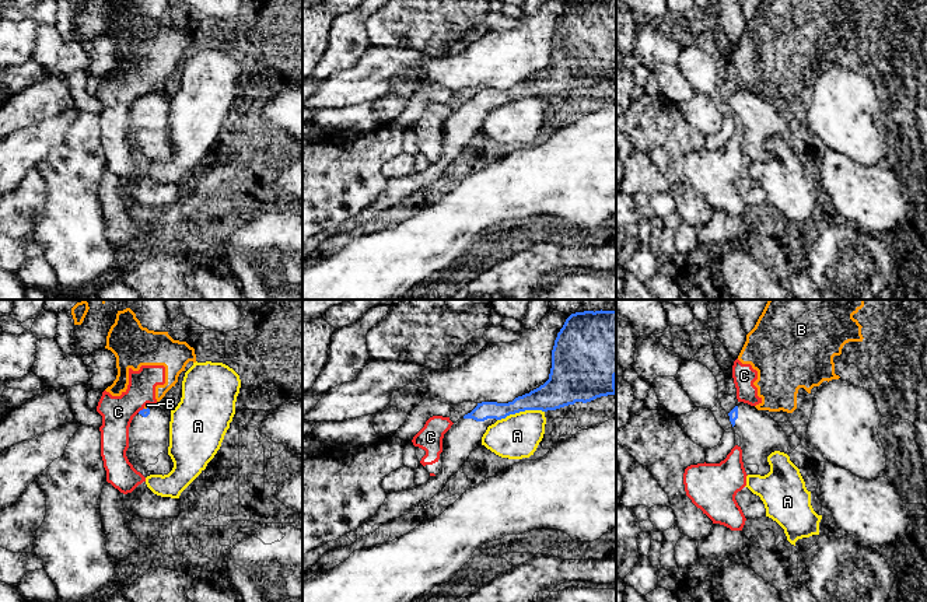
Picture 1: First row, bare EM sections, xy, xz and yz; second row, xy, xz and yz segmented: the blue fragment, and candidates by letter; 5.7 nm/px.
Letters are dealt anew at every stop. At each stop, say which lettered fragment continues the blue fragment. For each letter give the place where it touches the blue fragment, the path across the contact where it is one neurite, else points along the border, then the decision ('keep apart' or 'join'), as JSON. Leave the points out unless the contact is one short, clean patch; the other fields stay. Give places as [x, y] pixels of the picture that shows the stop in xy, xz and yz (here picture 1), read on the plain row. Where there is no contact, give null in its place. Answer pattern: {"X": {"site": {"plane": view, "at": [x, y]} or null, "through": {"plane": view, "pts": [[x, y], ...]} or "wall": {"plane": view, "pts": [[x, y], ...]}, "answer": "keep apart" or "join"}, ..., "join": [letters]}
{"A": {"site": {"plane": "xz", "at": [520, 97]}, "wall": {"plane": "xz", "pts": [[544, 97], [520, 97], [497, 107]]}, "answer": "keep apart"}, "B": {"site": {"plane": "xy", "at": [147, 94]}, "wall": {"plane": "xy", "pts": [[147, 93], [144, 95]]}, "answer": "keep apart"}, "C": {"site": {"plane": "xy", "at": [140, 97]}, "answer": "keep apart"}, "join": []}

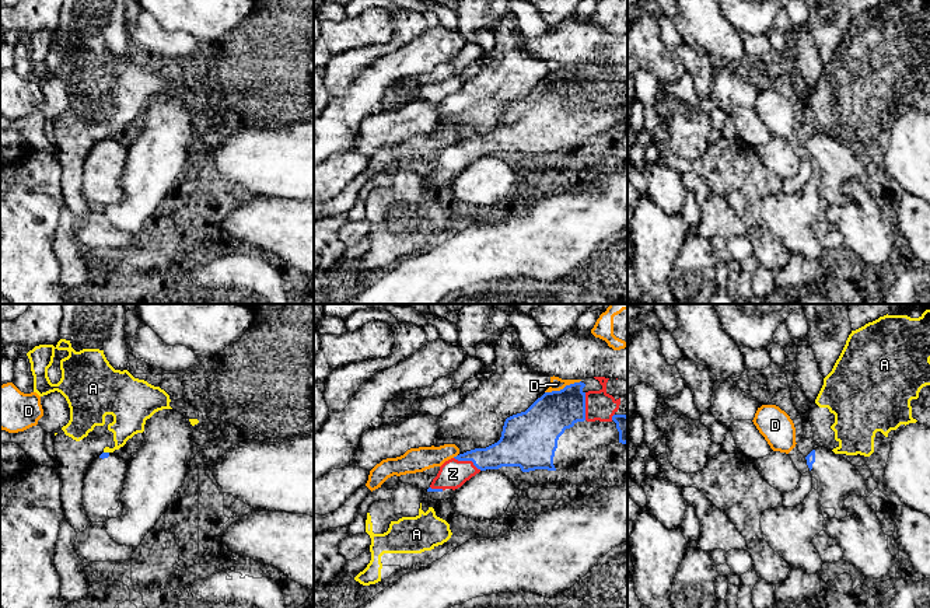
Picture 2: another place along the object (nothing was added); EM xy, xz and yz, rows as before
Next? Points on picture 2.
{"A": {"site": {"plane": "xy", "at": [107, 139]}, "wall": {"plane": "xy", "pts": [[104, 137], [108, 139]]}, "answer": "keep apart"}, "D": {"site": {"plane": "xz", "at": [563, 74]}, "answer": "keep apart"}, "Z": {"site": {"plane": "xz", "at": [468, 146]}, "answer": "join"}, "join": ["Z"]}

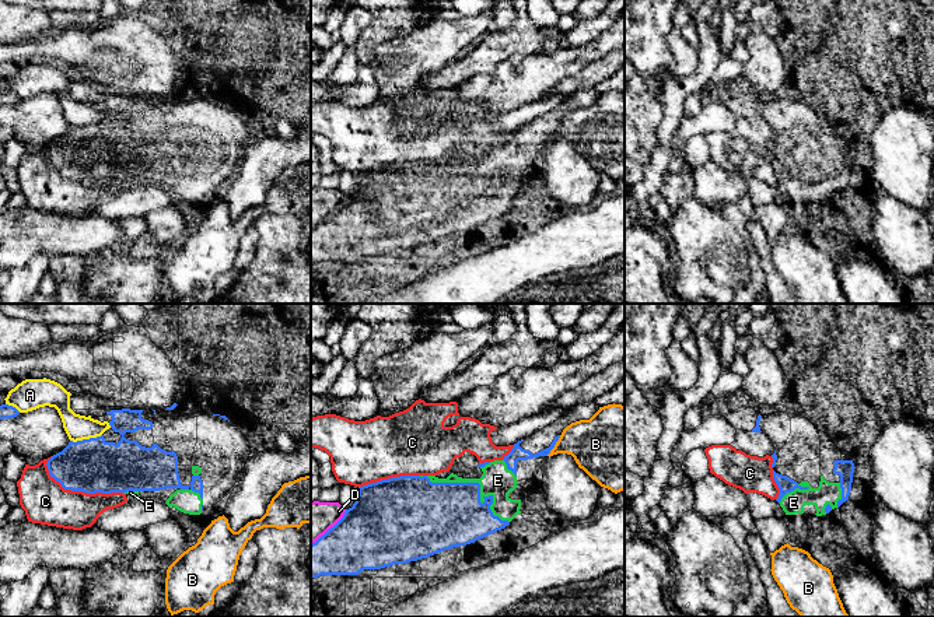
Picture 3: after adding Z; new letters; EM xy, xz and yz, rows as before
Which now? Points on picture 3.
{"A": {"site": {"plane": "xy", "at": [86, 126]}, "answer": "keep apart"}, "B": {"site": {"plane": "xz", "at": [555, 130]}, "answer": "keep apart"}, "C": {"site": {"plane": "xy", "at": [81, 176]}, "answer": "keep apart"}, "D": {"site": {"plane": "xz", "at": [331, 214]}, "wall": {"plane": "xz", "pts": [[346, 196], [311, 231]]}, "answer": "keep apart"}, "E": {"site": {"plane": "xz", "at": [479, 172]}, "answer": "join"}, "join": ["E"]}

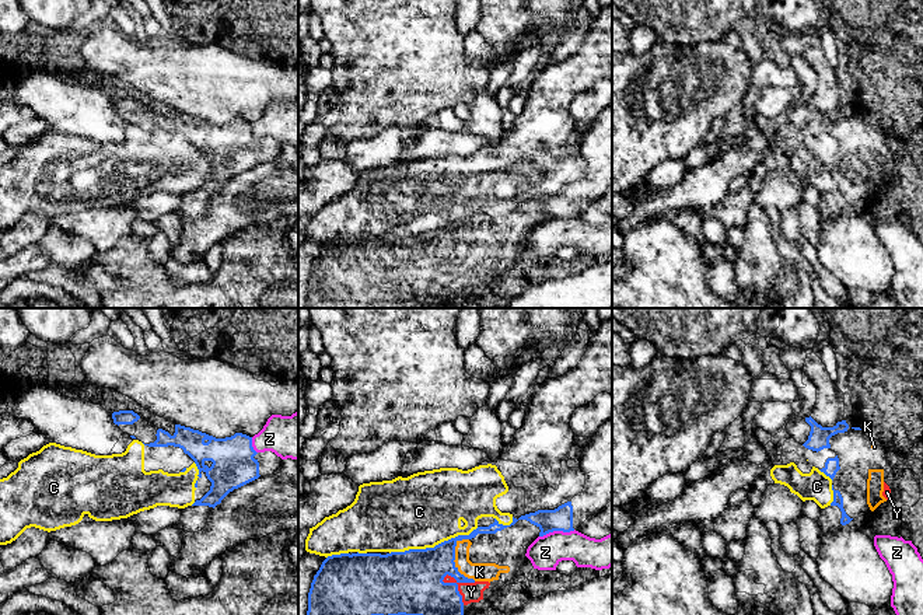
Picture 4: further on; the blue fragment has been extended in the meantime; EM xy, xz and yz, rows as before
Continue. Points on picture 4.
{"C": {"site": {"plane": "xz", "at": [434, 233]}, "answer": "keep apart"}, "K": {"site": {"plane": "xz", "at": [454, 250]}, "answer": "join"}, "Y": {"site": {"plane": "xz", "at": [457, 275]}, "answer": "join"}, "Z": {"site": {"plane": "xz", "at": [556, 216]}, "answer": "keep apart"}, "join": ["K", "Y"]}

